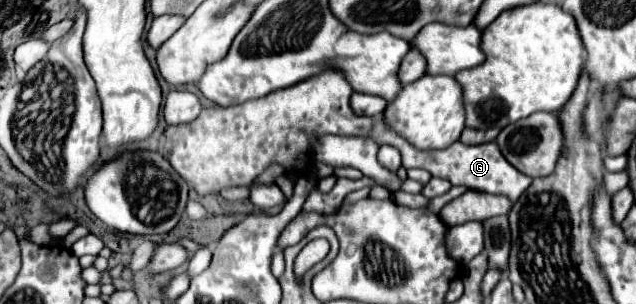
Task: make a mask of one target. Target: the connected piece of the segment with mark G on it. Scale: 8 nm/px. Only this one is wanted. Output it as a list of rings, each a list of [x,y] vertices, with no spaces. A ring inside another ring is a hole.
[[[377,117],[371,131],[369,131],[371,139],[381,139],[379,143],[389,143],[393,147],[397,147],[401,151],[403,157],[403,167],[411,169],[411,167],[421,167],[425,171],[429,171],[433,177],[441,177],[447,179],[451,185],[465,185],[467,189],[475,189],[475,191],[485,191],[485,193],[493,193],[493,195],[507,195],[511,201],[519,199],[519,195],[531,185],[531,177],[519,173],[499,151],[499,147],[495,143],[481,143],[481,145],[463,145],[461,141],[453,143],[447,149],[437,149],[437,151],[423,151],[413,147],[407,139],[403,139],[399,133],[395,133],[385,117]]]

